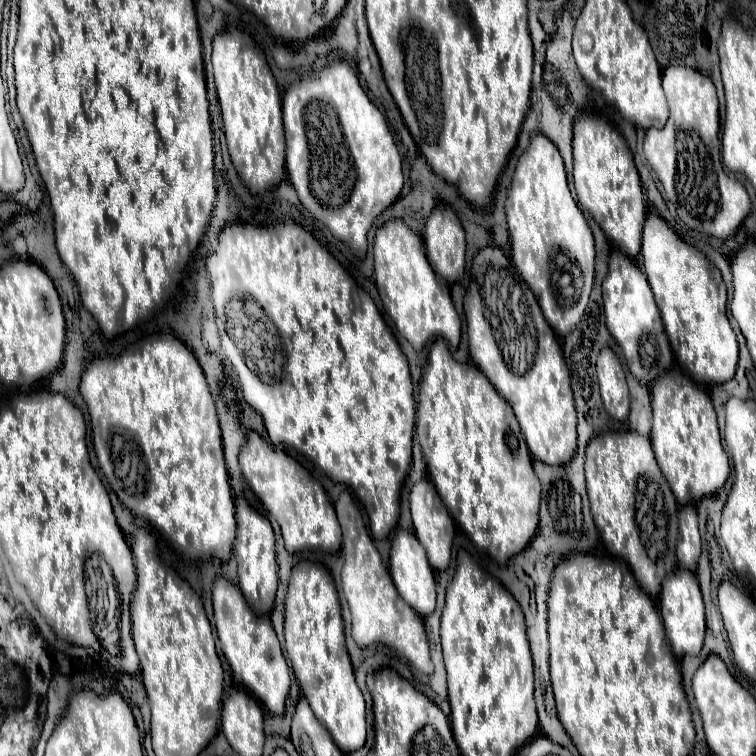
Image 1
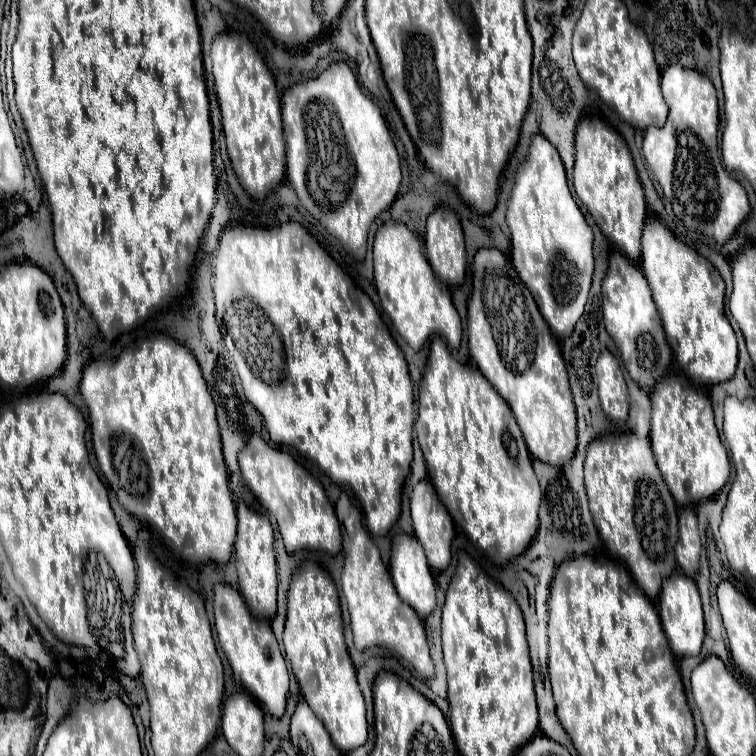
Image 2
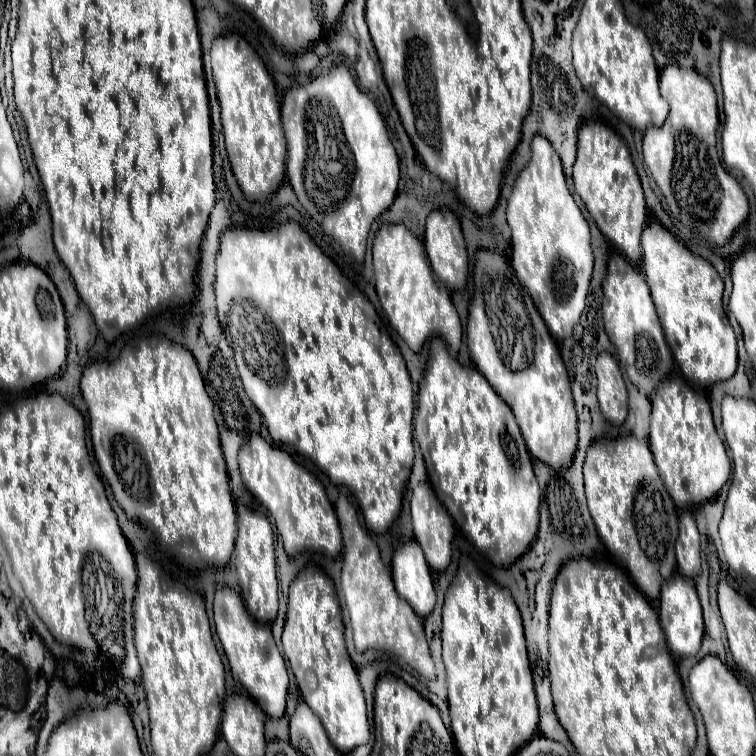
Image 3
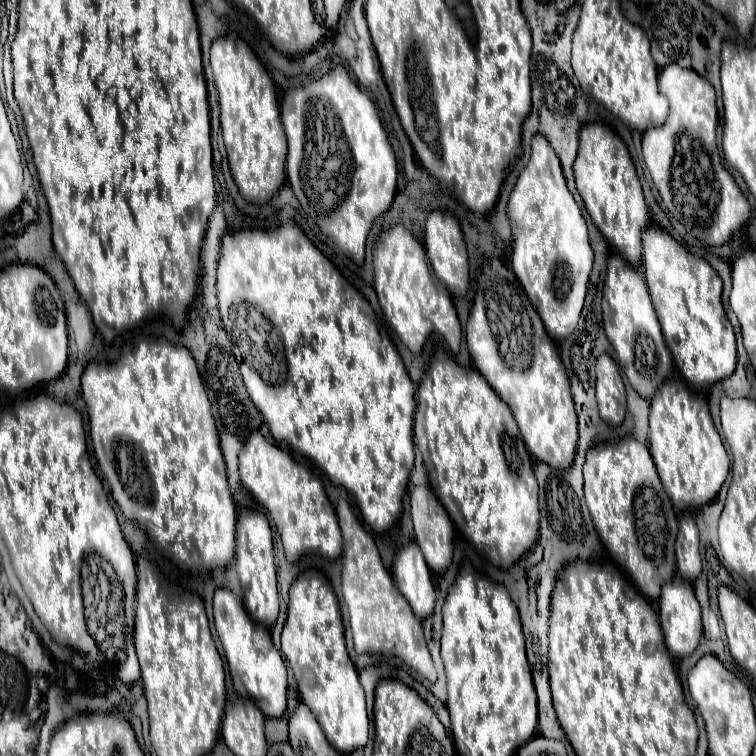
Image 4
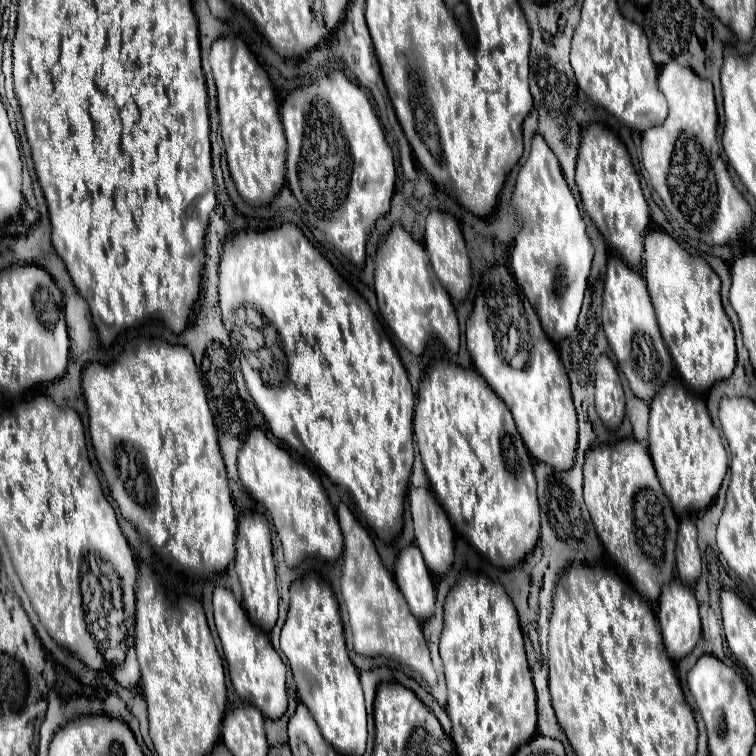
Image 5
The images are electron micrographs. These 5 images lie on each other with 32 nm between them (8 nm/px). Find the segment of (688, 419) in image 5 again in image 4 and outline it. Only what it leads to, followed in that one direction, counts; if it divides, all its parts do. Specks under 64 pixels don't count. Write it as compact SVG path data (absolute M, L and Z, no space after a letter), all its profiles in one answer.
M666 380L650 404L648 446L674 508L696 510L712 502L730 472L730 458L714 428L706 398L698 398L684 380Z

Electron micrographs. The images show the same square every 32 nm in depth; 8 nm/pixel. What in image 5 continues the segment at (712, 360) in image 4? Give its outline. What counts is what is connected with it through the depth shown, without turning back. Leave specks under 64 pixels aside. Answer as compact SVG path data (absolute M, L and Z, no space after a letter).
M652 228L644 236L644 276L662 338L686 384L696 392L708 392L716 382L732 376L736 366L734 330L720 302L722 282L710 264L688 254L664 230Z

